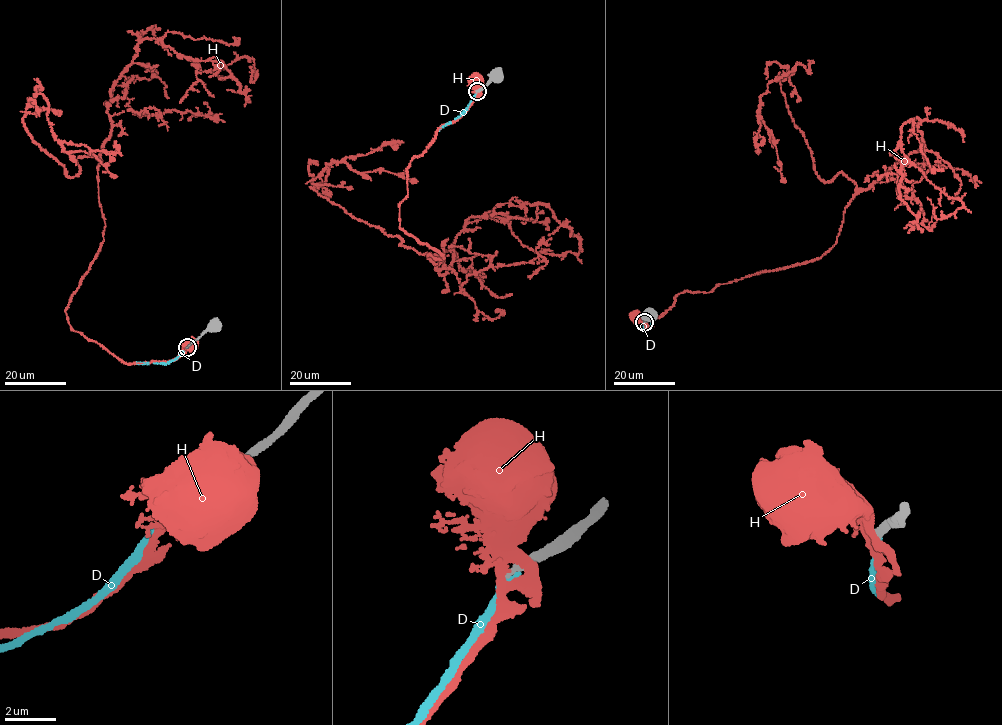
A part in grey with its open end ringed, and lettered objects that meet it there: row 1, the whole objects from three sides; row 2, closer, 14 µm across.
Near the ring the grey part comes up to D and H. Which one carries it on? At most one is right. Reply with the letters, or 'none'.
D

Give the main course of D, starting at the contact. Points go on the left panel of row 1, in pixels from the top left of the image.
D: (188, 347), (164, 363), (134, 363)

